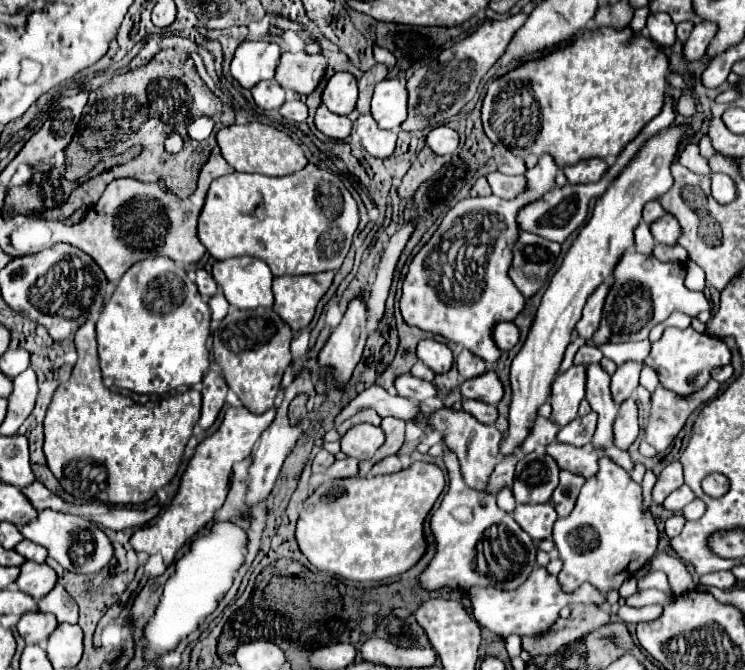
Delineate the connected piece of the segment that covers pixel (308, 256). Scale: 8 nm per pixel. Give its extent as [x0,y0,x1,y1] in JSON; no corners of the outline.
[197,164,359,276]

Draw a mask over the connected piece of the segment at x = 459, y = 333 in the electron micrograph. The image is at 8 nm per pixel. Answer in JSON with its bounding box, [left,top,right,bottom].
[399,156,559,364]

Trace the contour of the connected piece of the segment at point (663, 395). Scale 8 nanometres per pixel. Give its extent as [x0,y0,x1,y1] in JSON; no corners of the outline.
[645,380,719,452]

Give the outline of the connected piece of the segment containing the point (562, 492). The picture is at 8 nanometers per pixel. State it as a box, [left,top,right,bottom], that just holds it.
[551,470,585,516]

